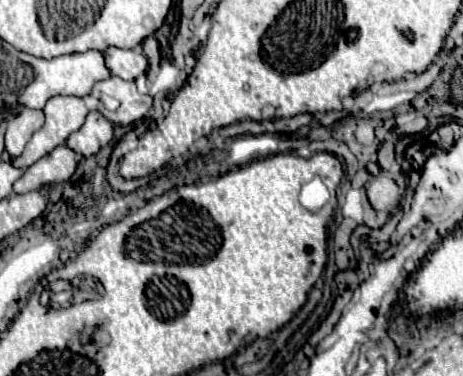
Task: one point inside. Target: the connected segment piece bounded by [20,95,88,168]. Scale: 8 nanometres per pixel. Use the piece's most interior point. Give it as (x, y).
(64, 115)

